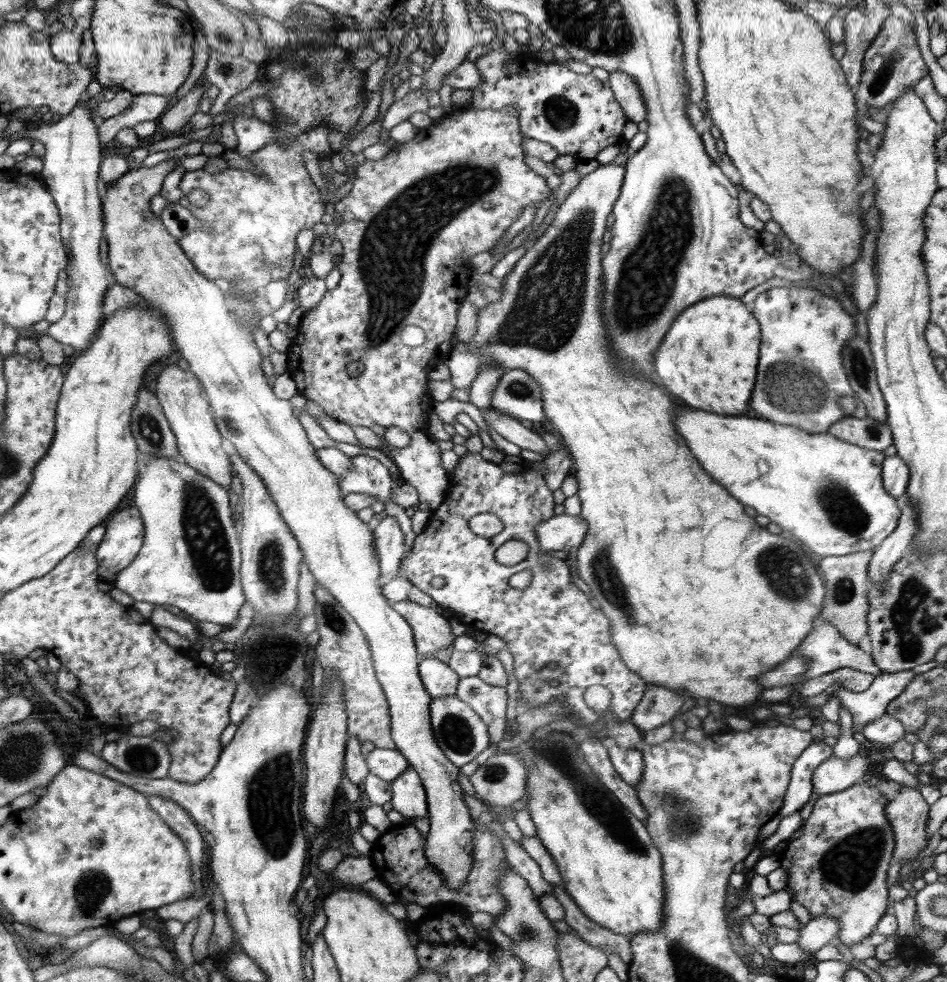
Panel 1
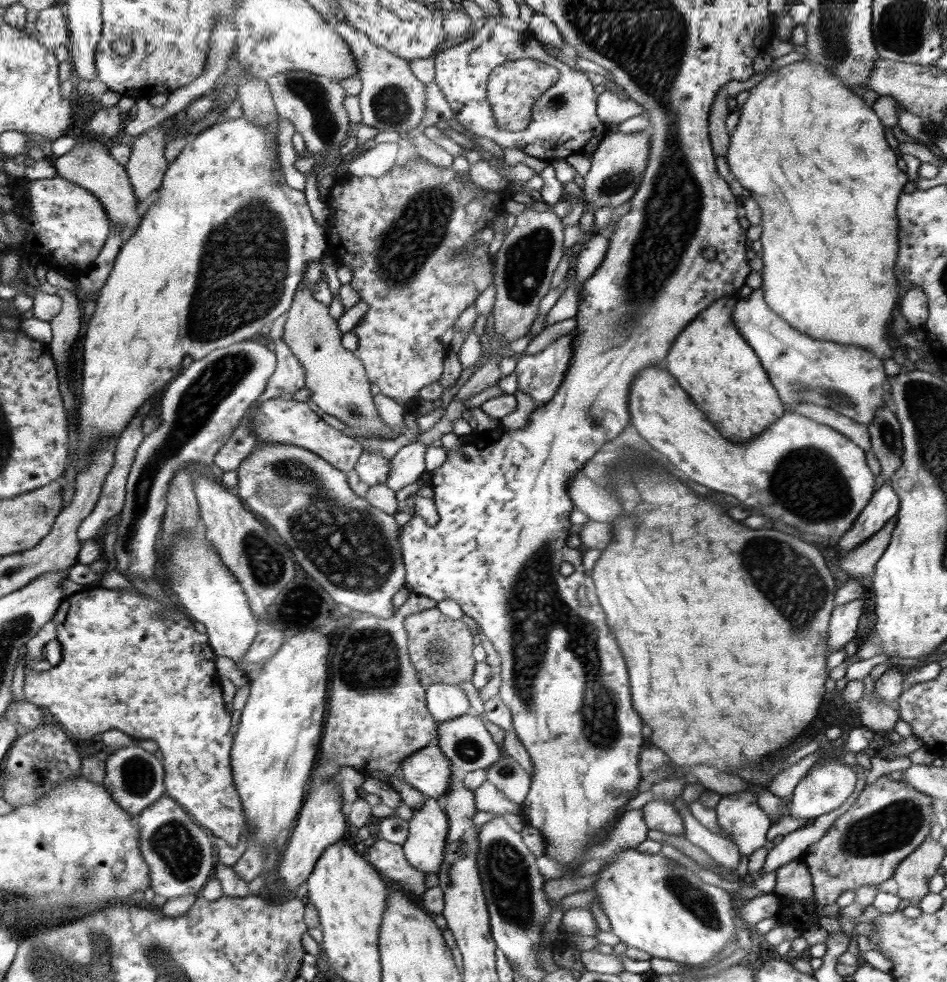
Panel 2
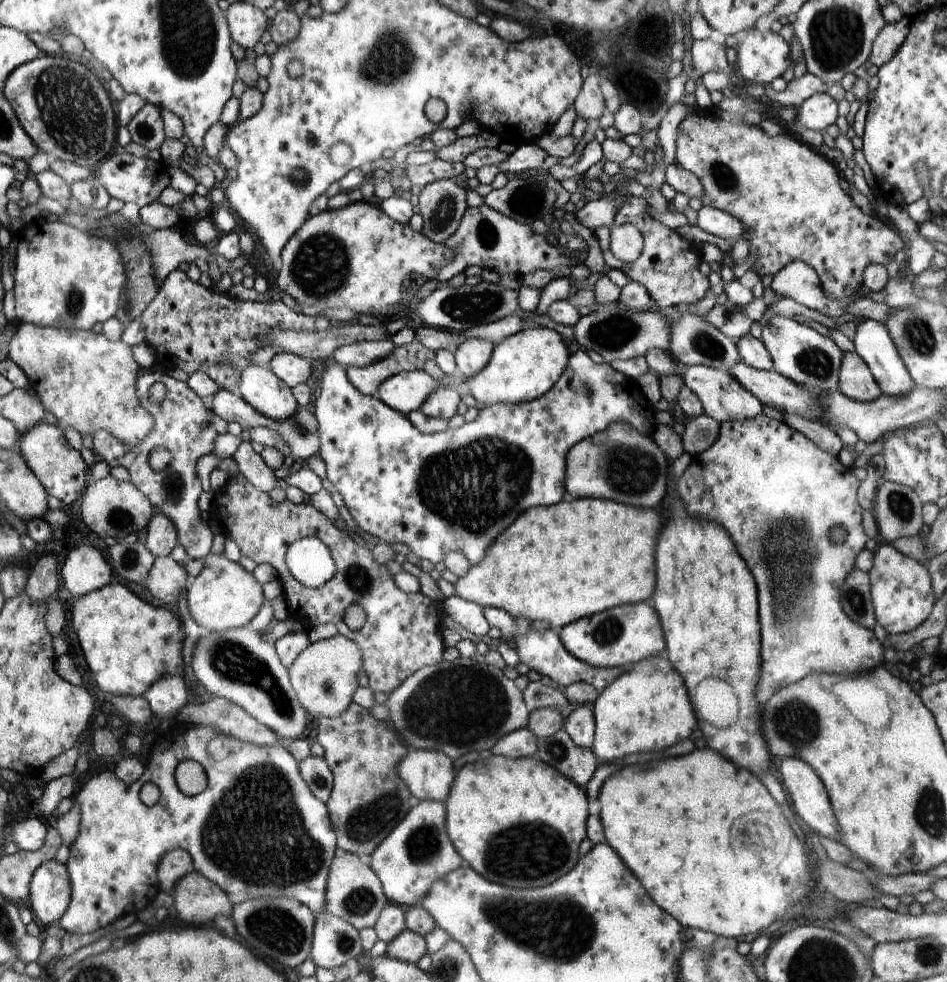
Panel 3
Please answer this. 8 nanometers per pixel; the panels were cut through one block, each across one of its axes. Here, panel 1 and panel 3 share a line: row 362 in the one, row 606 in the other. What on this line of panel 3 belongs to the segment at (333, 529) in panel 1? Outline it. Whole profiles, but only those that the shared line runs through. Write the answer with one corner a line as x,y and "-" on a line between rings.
210,552
205,559
205,567
187,586
190,616
203,631
210,633
248,626
266,600
261,584
239,562
230,561
225,553
215,555

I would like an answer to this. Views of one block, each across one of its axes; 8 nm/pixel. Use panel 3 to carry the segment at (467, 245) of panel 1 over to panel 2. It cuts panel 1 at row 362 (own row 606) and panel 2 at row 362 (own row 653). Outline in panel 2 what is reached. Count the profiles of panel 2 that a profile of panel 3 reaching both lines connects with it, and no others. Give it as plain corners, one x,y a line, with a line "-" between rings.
417,152
412,153
405,164
400,168
400,174
394,176
391,171
386,174
374,178
372,176
354,176
345,175
335,182
334,186
329,189
329,193
325,199
325,204
330,210
328,221
332,222
332,228
336,227
336,236
334,240
328,242
327,251
333,256
339,264
349,268
352,272
352,280
349,282
352,290
358,294
360,302
368,304
368,311
358,320
358,323
351,331
358,337
358,345
356,355
360,362
364,365
368,380
371,384
380,387
380,394
388,396
400,406
406,407
408,404
415,407
419,403
419,392
432,382
438,381
442,372
444,372
444,358
450,350
450,341
454,334
454,323
456,319
484,292
492,282
494,275
492,274
492,261
488,255
488,243
480,243
474,245
474,234
479,230
490,226
492,220
499,214
504,214
504,206
511,200
509,192
502,190
498,192
490,192
480,185
476,185
474,181
470,181
470,177
460,178
451,166
438,167
430,161
422,158

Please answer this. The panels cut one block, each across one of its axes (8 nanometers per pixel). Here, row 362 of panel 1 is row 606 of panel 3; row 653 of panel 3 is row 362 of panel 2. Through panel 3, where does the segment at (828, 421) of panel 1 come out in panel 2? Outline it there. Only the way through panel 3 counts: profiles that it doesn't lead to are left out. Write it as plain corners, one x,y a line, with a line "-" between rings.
762,288
752,290
747,297
738,295
732,319
758,355
783,406
809,403
834,410
866,426
874,419
874,412
883,406
884,383
890,377
884,372
883,360
868,349
814,339
798,331
768,307

